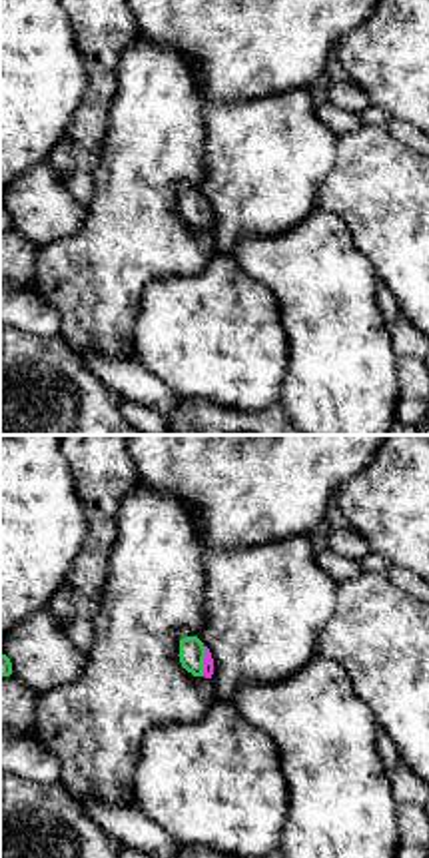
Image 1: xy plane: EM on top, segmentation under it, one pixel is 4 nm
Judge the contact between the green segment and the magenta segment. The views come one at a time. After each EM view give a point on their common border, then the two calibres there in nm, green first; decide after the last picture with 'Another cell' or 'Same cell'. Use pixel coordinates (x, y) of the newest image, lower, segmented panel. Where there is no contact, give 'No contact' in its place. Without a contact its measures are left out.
Touches green at (202, 661). Thickness 110 nm (green) against 50 nm

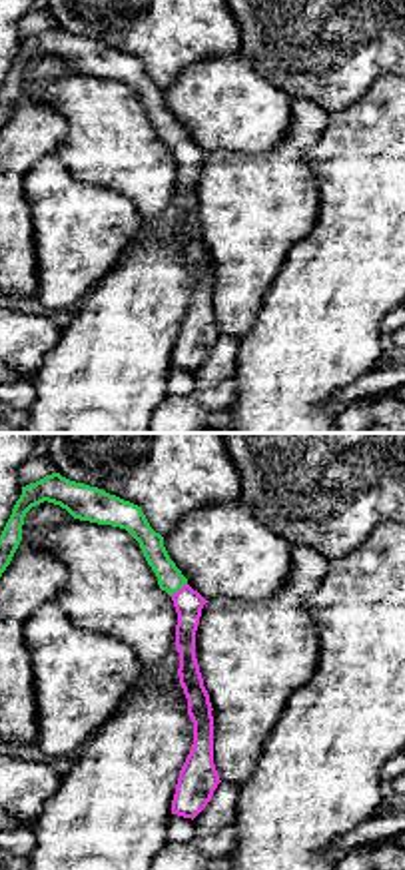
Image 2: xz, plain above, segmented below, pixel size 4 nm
Touches green at (178, 589). Thickness 110 nm (green) against 120 nm

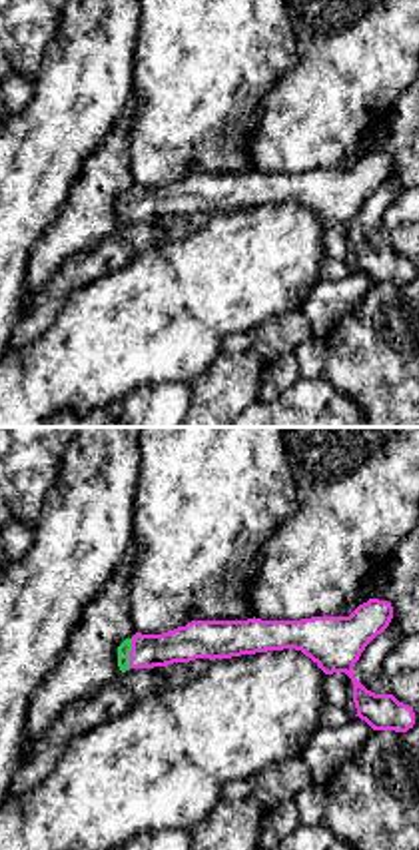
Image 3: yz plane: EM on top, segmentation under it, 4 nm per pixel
Touches green at (128, 653). Thickness 50 nm (green) against 140 nm

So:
Same cell

